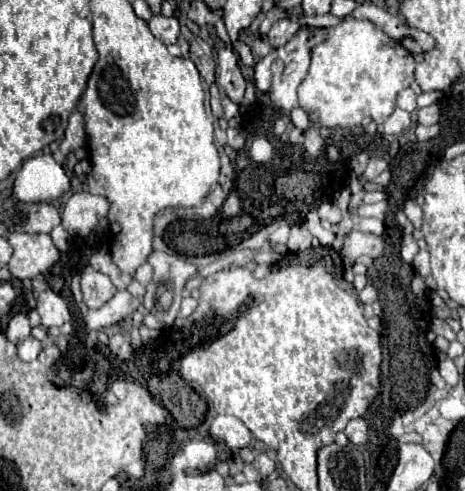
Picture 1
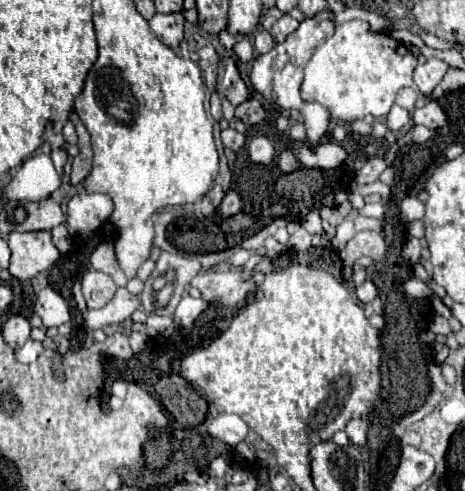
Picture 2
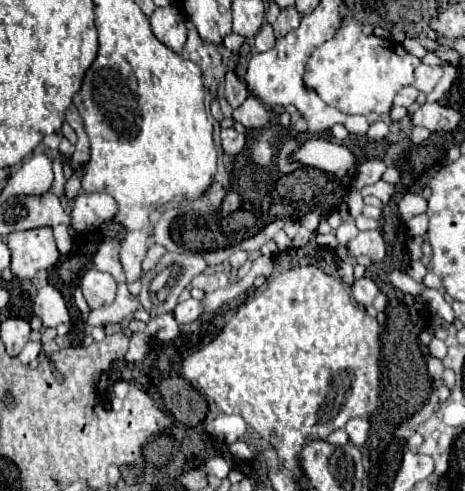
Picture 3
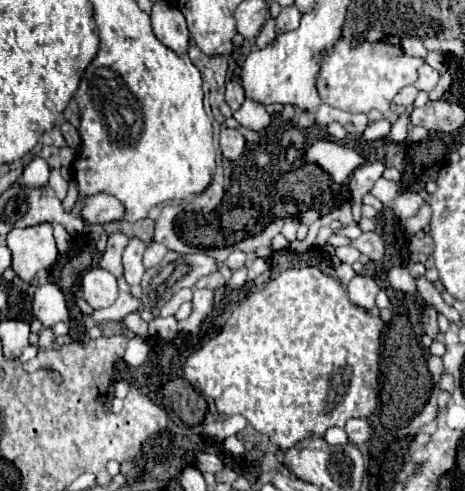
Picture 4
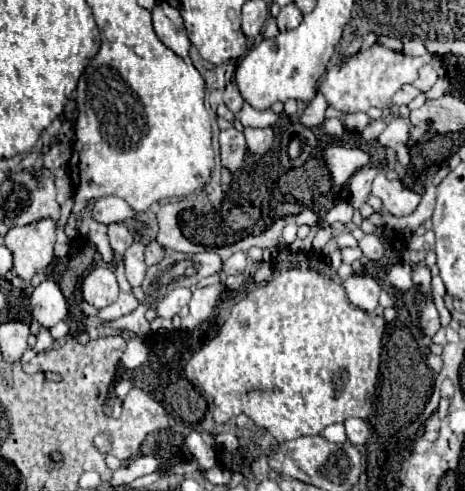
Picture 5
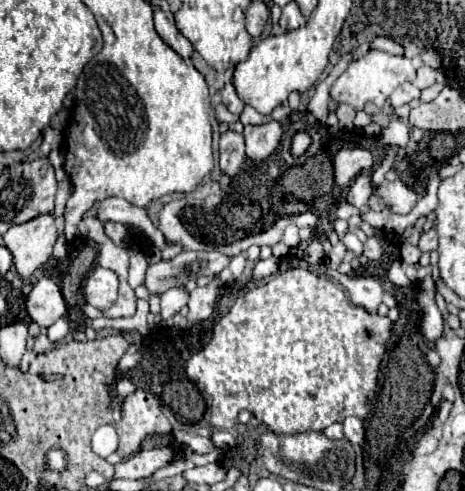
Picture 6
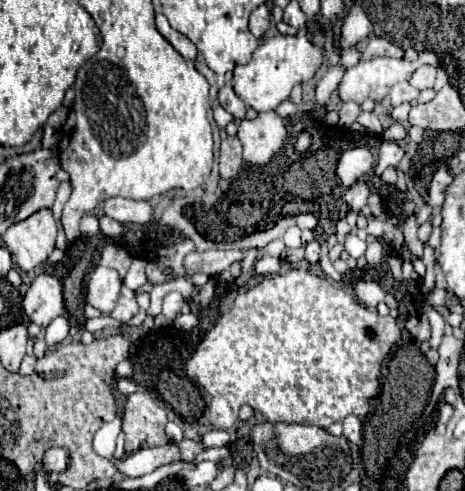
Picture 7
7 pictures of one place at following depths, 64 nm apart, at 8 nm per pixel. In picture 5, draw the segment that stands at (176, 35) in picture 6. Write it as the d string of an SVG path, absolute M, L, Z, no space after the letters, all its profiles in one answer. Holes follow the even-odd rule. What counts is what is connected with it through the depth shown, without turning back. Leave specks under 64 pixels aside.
M156 2L156 6L152 8L152 22L154 22L156 36L180 58L188 58L190 40L184 32L180 12L176 8L168 6L166 2Z

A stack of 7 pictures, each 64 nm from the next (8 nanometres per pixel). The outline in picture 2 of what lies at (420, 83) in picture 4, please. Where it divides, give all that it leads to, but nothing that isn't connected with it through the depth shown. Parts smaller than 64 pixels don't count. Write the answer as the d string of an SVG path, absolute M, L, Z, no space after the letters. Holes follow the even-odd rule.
M430 58L428 62L420 64L414 70L414 84L416 84L416 88L422 94L430 94L436 88L436 84L440 84L442 76L446 74L446 70L448 70L448 64L444 64L438 58Z

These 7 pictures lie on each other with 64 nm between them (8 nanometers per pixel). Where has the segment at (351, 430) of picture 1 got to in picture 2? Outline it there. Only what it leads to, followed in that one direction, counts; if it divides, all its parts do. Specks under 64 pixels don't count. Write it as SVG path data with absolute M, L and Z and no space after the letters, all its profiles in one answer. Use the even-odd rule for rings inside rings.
M362 418L350 420L346 424L346 434L348 434L350 442L356 444L356 446L364 446L366 444L366 430L368 430L368 422L362 420Z

